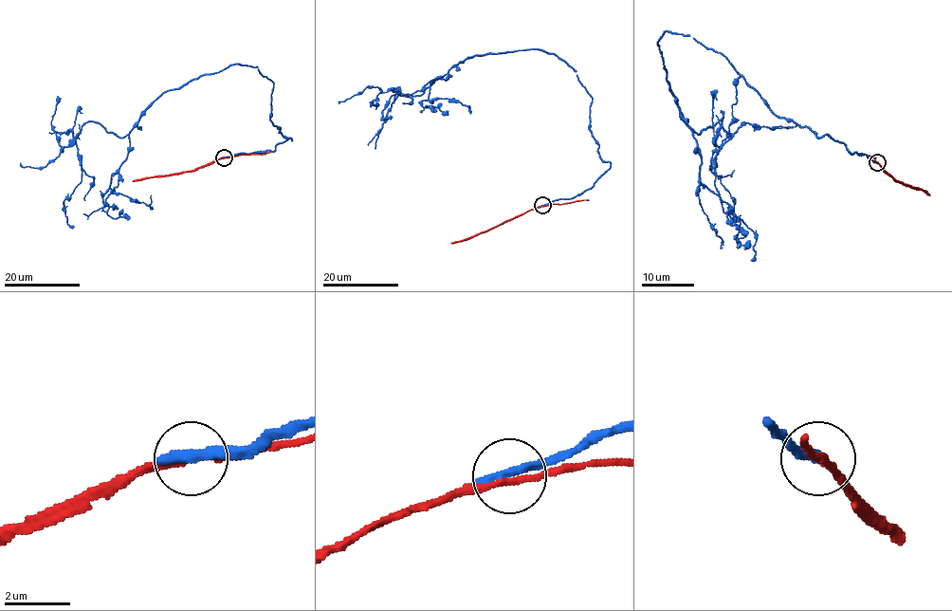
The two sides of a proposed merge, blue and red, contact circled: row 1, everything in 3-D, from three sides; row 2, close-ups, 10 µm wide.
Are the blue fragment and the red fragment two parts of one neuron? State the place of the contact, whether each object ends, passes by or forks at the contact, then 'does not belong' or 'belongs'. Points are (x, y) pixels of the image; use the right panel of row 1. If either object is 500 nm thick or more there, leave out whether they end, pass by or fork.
(877, 162) | blue ends | red passes by | belongs

